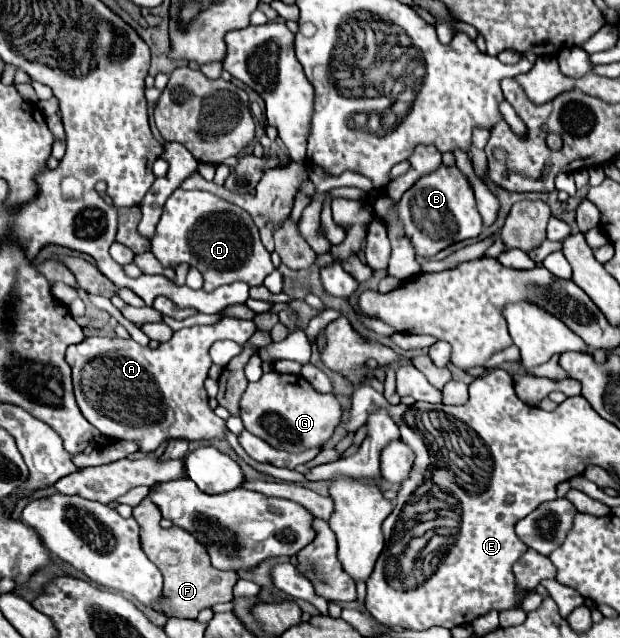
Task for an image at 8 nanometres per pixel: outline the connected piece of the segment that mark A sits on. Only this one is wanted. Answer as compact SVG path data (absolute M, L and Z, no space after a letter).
M223 318L211 326L191 326L177 330L171 340L161 342L157 348L139 346L135 340L107 338L107 336L91 336L79 344L73 344L65 352L65 360L73 370L73 392L77 406L87 422L91 422L101 434L117 440L133 440L141 446L141 452L153 452L163 440L171 438L187 438L187 440L211 440L225 438L225 420L217 418L215 412L207 404L205 378L211 368L209 348L217 340L233 340L237 344L245 344L253 332L255 322Z

